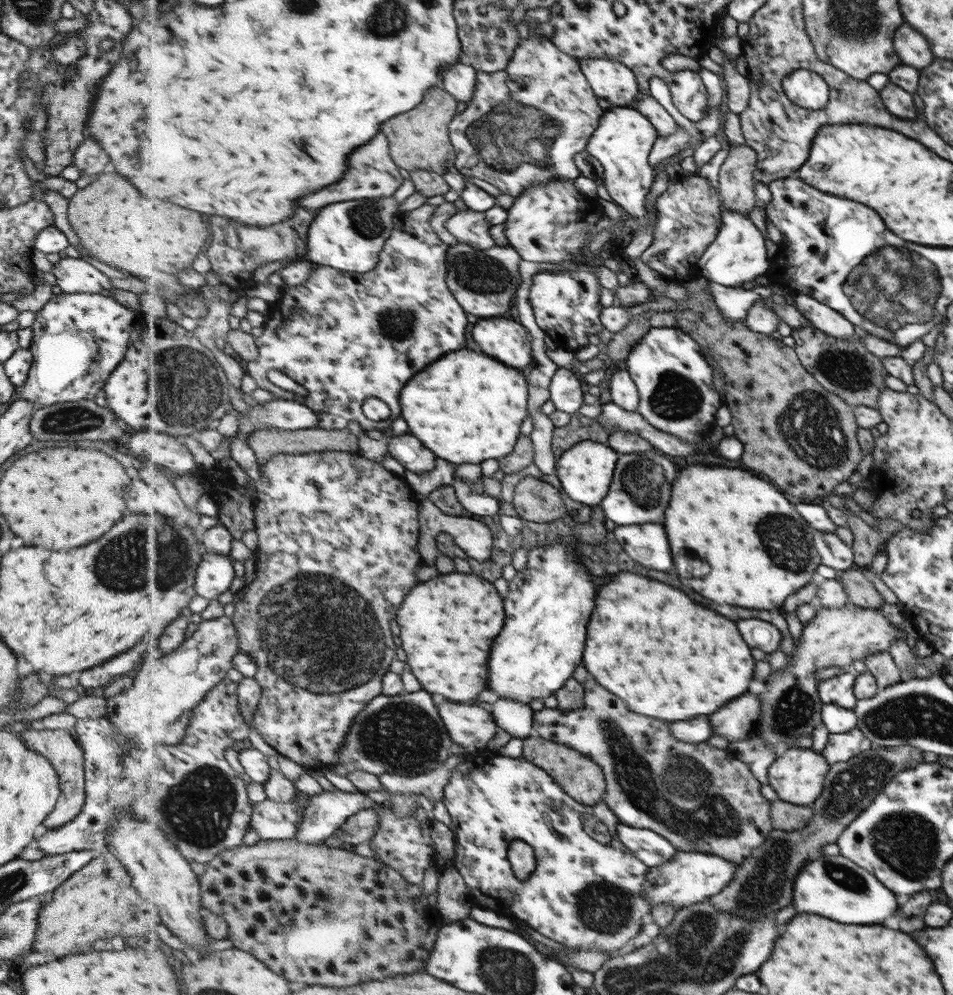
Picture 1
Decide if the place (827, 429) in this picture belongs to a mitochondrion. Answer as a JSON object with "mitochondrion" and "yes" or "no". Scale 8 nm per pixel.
{"mitochondrion":"yes"}

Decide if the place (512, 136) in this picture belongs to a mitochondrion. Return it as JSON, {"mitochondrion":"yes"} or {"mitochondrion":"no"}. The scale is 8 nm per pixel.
{"mitochondrion":"yes"}

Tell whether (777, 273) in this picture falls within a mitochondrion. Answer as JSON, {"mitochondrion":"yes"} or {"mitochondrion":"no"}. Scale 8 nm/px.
{"mitochondrion":"no"}

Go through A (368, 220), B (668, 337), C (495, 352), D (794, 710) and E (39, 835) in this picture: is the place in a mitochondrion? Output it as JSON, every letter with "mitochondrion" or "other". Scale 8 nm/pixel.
{"A":"mitochondrion","B":"other","C":"other","D":"mitochondrion","E":"other"}

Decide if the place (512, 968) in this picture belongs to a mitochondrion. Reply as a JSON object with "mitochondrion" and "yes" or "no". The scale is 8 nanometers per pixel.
{"mitochondrion":"yes"}

